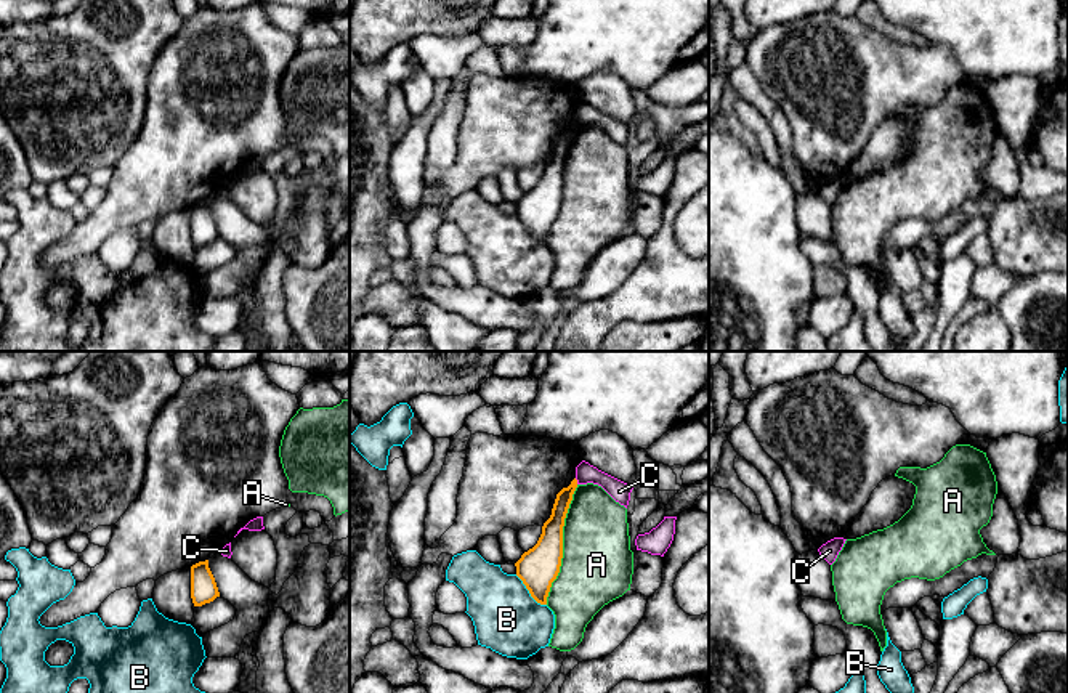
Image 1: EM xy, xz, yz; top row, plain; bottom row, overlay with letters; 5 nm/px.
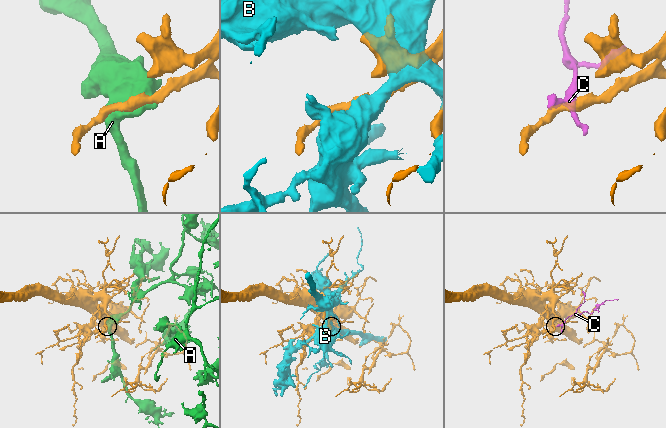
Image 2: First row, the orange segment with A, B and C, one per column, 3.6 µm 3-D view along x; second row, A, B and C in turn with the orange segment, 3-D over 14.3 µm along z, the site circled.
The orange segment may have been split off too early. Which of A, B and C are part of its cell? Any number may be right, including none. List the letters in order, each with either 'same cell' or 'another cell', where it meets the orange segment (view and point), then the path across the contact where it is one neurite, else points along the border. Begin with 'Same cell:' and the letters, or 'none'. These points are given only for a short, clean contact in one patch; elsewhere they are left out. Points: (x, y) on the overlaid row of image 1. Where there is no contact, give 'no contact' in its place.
Same cell: none
A: another cell; contact xz (562, 544)
B: another cell; contact xz (529, 592)
C: another cell; contact xz (576, 482); border xz (574, 478), (578, 483)

